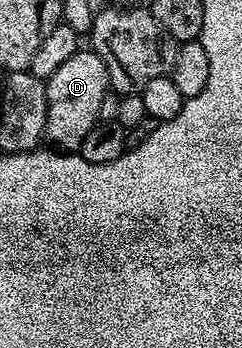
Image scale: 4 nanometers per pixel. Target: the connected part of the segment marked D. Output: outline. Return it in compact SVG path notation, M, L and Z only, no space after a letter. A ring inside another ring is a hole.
M80 49L52 77L45 80L48 113L46 114L47 140L51 139L55 148L66 153L74 153L81 148L84 137L88 137L88 129L98 122L100 100L111 90L108 69L104 69L104 61L95 51Z

